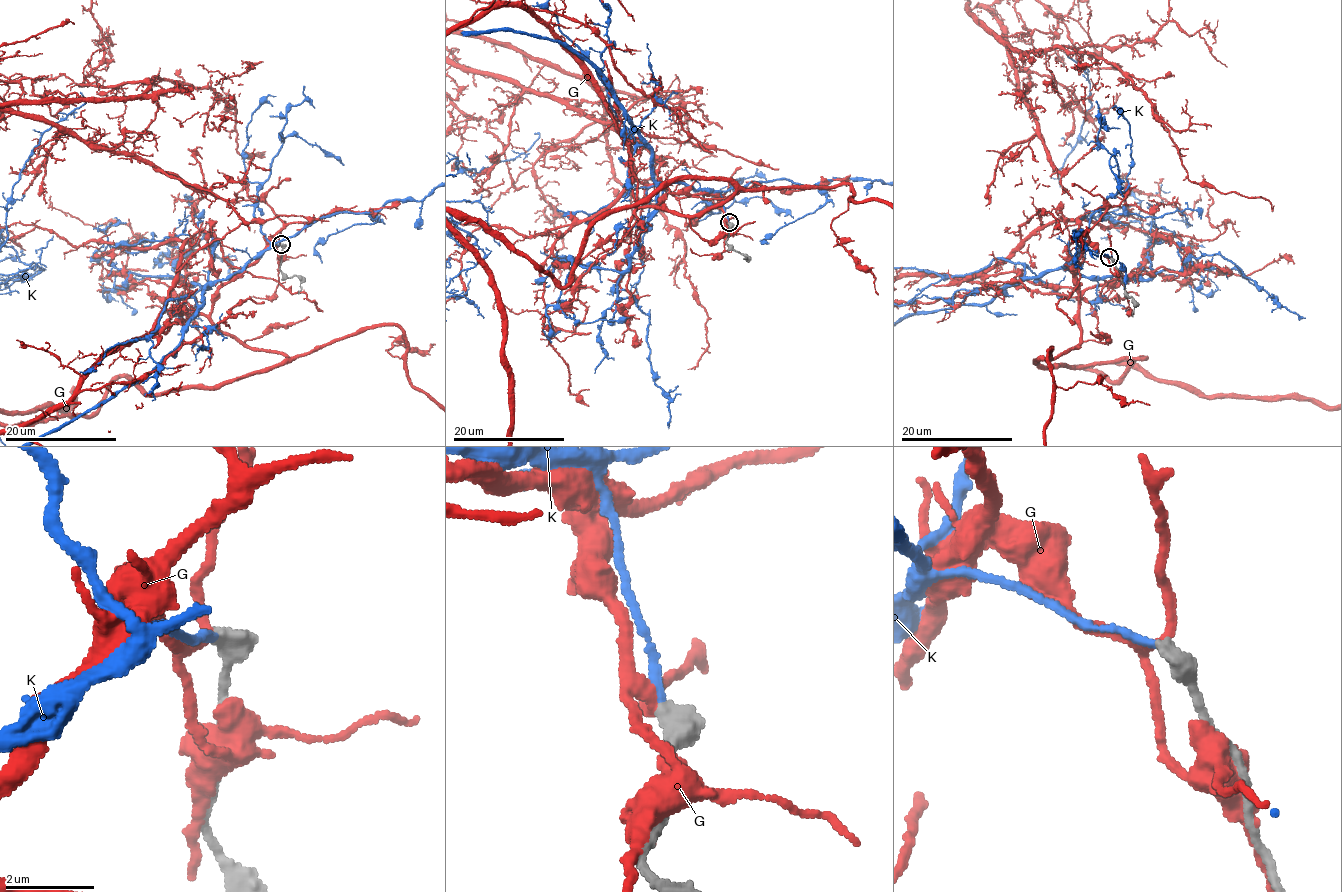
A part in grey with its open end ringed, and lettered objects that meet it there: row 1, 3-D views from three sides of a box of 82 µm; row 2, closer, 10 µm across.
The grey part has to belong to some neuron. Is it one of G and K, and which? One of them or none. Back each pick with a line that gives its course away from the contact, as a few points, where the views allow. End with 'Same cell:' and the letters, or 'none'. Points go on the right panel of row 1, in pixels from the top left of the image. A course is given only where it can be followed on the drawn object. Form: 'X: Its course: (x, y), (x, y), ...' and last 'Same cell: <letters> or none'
Same cell: K

